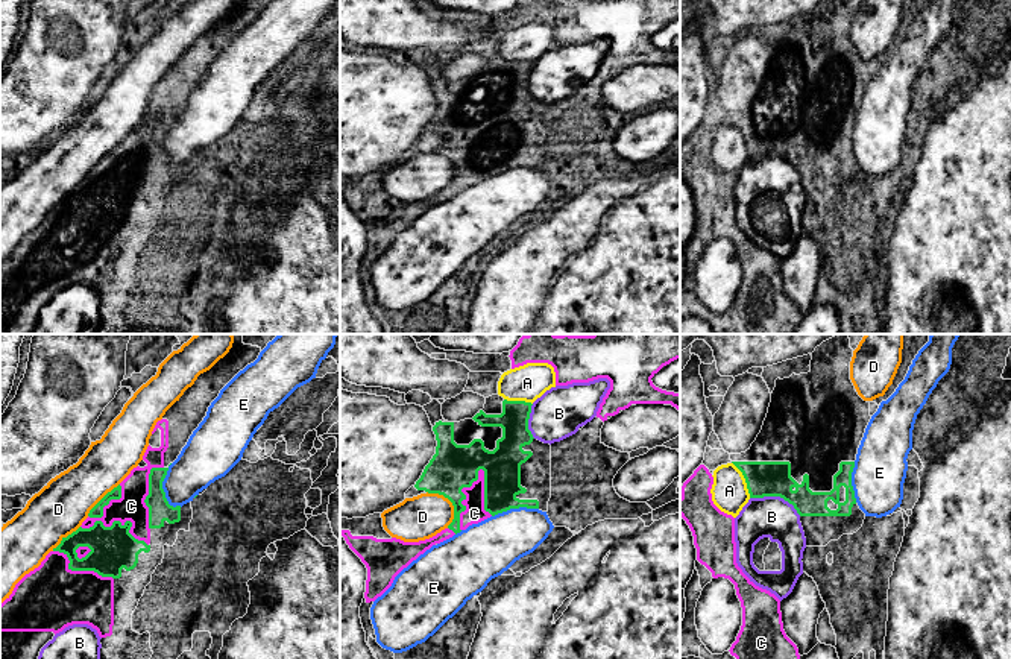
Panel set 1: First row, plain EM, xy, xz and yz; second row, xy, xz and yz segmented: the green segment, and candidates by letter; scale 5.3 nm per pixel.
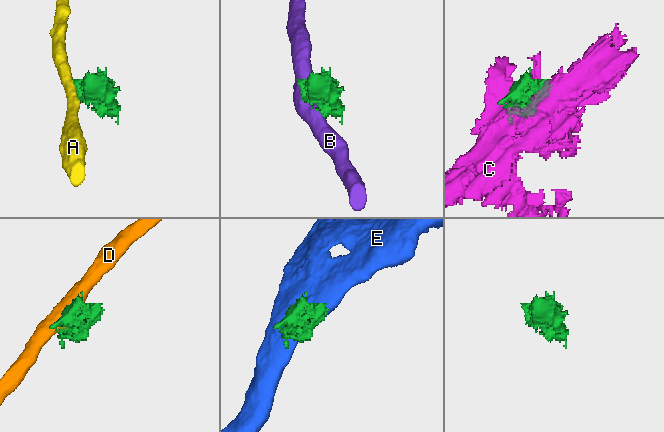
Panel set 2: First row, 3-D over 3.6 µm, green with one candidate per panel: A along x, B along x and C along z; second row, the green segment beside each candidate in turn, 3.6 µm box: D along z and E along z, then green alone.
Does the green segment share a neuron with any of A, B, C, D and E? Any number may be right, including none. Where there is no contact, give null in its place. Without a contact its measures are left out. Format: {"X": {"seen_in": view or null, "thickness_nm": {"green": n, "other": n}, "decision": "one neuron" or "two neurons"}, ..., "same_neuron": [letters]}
{"A": {"seen_in": "yz", "thickness_nm": {"green": 190, "other": 190}, "decision": "two neurons"}, "B": {"seen_in": "yz", "thickness_nm": {"green": 190, "other": 220}, "decision": "two neurons"}, "C": {"seen_in": "xy", "thickness_nm": {"green": 240, "other": 150}, "decision": "one neuron"}, "D": {"seen_in": "xz", "thickness_nm": {"green": 240, "other": 240}, "decision": "two neurons"}, "E": {"seen_in": "xy", "thickness_nm": {"green": 120, "other": 240}, "decision": "two neurons"}, "same_neuron": ["C"]}

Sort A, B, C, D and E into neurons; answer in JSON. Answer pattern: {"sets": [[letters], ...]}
{"sets": [["A"], ["B"], ["C"], ["D"], ["E"]]}

